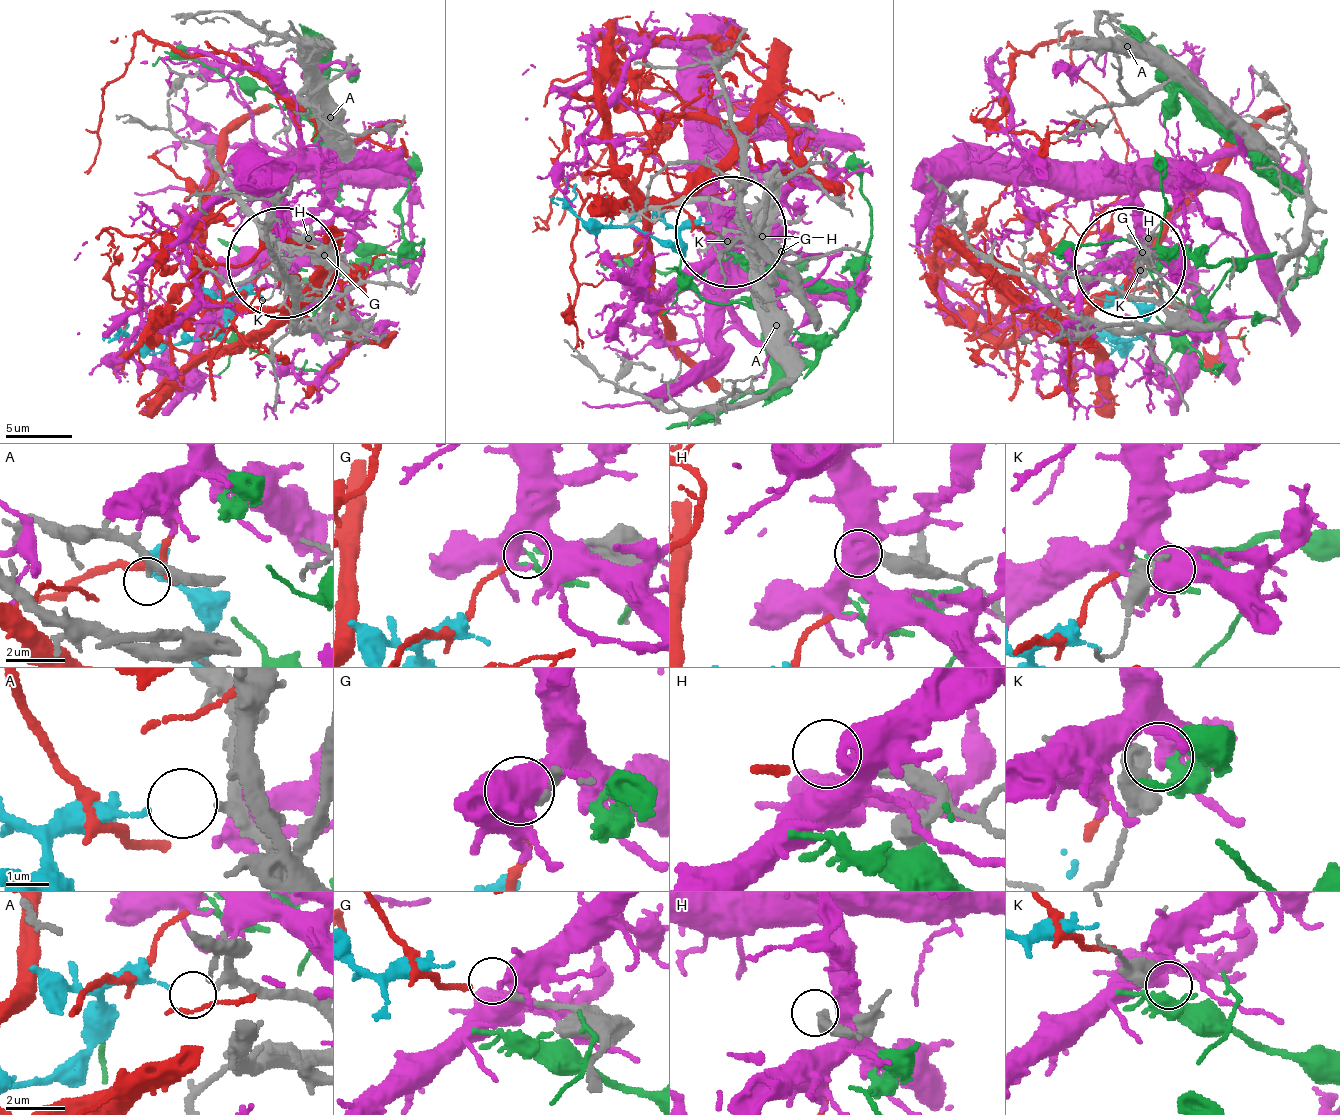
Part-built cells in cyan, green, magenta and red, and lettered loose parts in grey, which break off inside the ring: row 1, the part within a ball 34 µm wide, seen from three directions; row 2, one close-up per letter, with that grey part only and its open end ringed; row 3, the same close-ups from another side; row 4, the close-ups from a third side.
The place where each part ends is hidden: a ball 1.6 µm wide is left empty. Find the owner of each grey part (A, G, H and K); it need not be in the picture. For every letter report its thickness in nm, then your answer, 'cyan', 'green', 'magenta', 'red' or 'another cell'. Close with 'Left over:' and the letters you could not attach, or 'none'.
A: 280 nm | another cell
G: 190 nm | red
H: 440 nm | another cell
K: 280 nm | green
Left over: A, H

